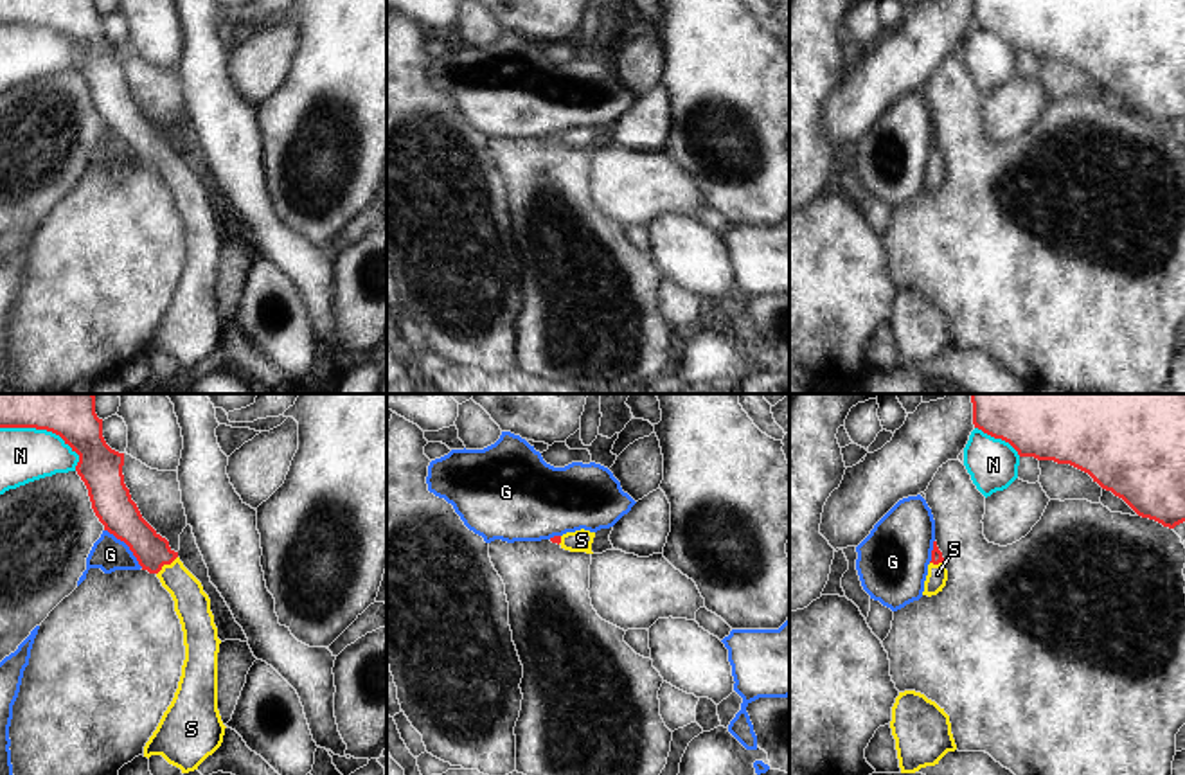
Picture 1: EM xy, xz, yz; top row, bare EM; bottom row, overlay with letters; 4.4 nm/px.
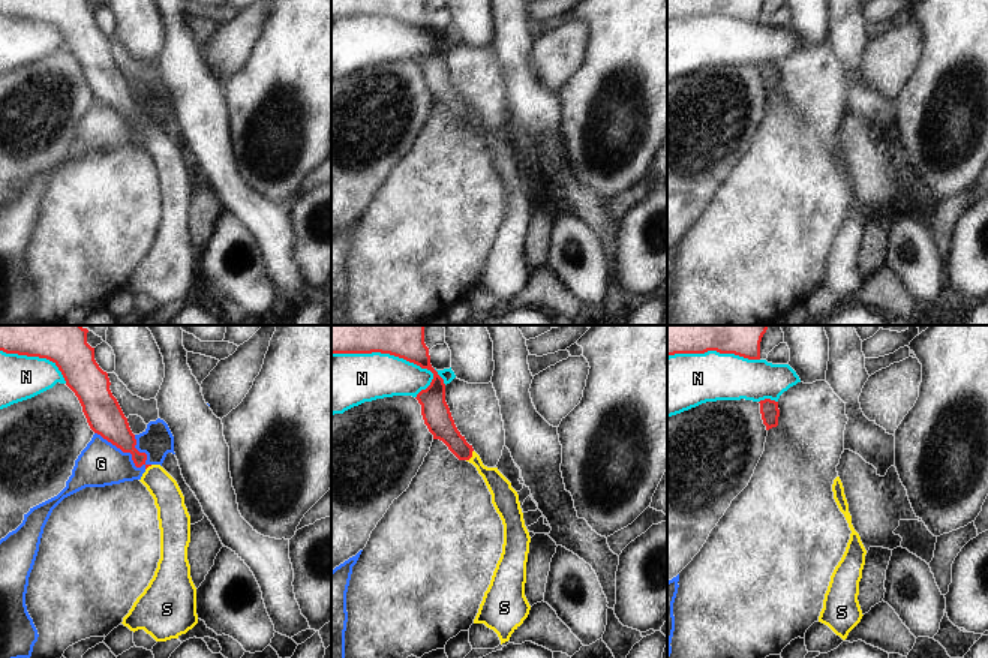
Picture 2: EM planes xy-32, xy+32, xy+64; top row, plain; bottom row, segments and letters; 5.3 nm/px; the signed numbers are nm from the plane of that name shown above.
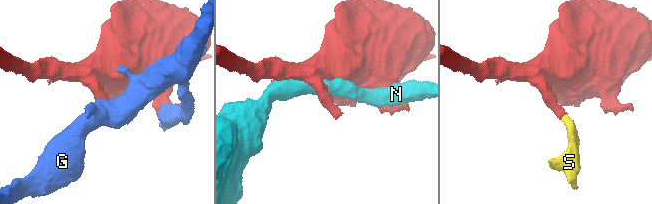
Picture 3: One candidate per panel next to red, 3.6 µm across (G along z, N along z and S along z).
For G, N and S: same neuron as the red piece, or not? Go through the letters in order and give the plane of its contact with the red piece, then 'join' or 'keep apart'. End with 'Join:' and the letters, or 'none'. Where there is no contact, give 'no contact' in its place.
G: contact in xy; keep apart
N: contact in xy; keep apart
S: contact in xy; join
Join: S

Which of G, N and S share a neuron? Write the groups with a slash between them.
G / N / S

